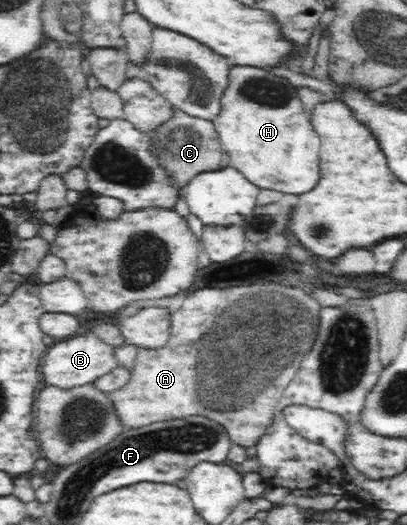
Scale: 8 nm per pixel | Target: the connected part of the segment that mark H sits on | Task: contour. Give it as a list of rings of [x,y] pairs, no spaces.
[[[232,65],[229,78],[229,86],[221,98],[223,110],[213,122],[220,147],[229,157],[229,166],[241,172],[258,190],[295,194],[298,197],[313,190],[321,176],[319,136],[311,126],[311,116],[303,111],[303,104],[297,95],[298,88],[287,78],[262,67]]]

